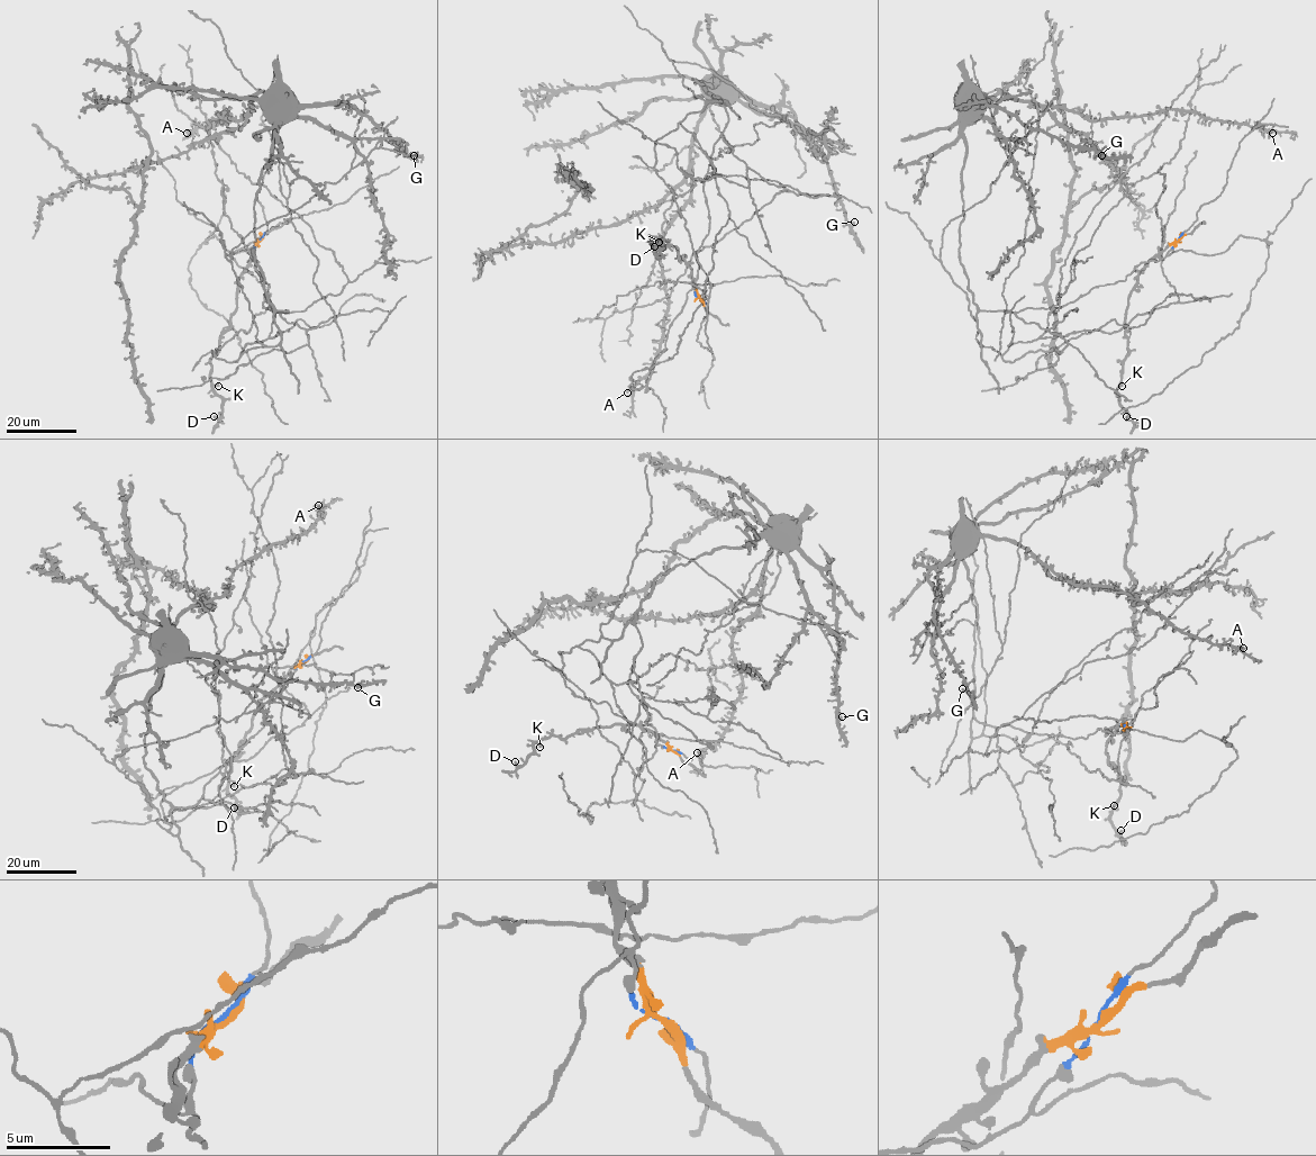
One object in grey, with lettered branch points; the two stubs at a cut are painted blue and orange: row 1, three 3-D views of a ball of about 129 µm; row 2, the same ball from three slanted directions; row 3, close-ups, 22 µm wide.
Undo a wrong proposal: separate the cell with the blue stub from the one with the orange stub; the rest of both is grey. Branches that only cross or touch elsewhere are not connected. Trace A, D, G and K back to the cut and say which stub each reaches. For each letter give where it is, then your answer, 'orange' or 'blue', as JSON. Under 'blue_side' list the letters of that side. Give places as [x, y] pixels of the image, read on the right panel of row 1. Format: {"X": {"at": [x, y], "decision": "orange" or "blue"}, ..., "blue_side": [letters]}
{"A": {"at": [1272, 133], "decision": "blue"}, "D": {"at": [1126, 416], "decision": "orange"}, "G": {"at": [1101, 155], "decision": "blue"}, "K": {"at": [1122, 386], "decision": "orange"}, "blue_side": ["A", "G"]}

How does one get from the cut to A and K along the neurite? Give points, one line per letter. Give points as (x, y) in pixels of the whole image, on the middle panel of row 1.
A: (699, 298), (705, 180), (728, 120), (693, 79), (716, 82), (690, 199), (661, 242), (662, 340), (626, 393)
K: (700, 298), (692, 285), (691, 269), (678, 256), (678, 247), (655, 249), (651, 244), (659, 242)

